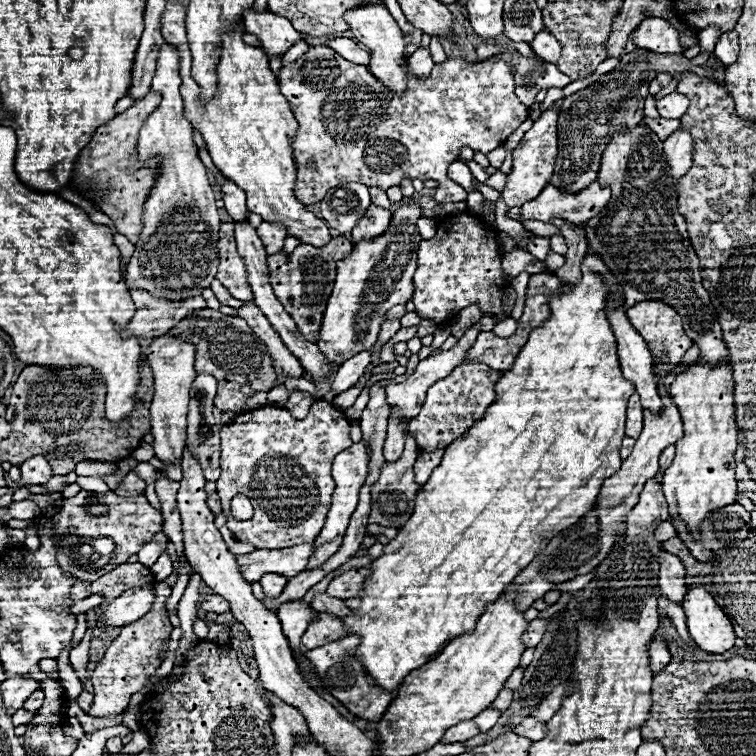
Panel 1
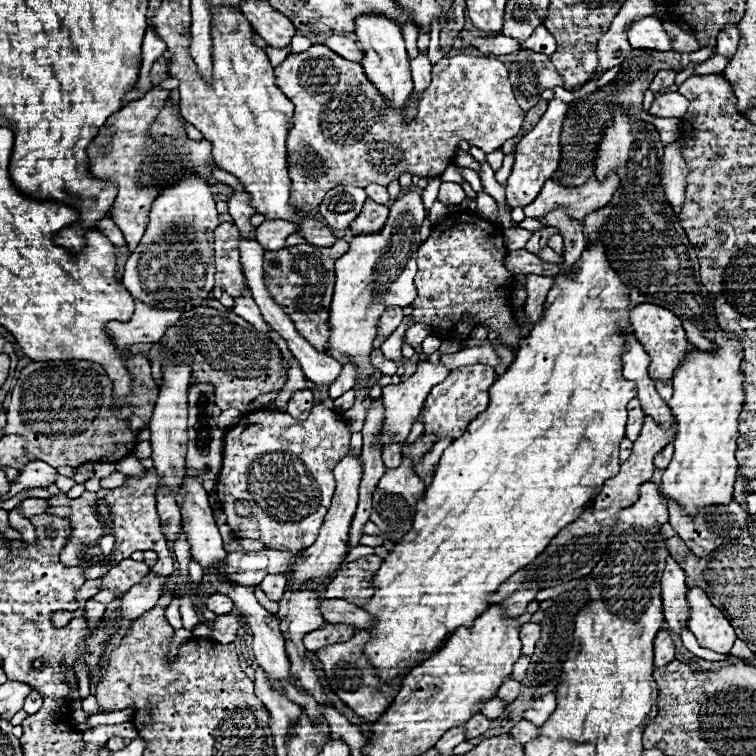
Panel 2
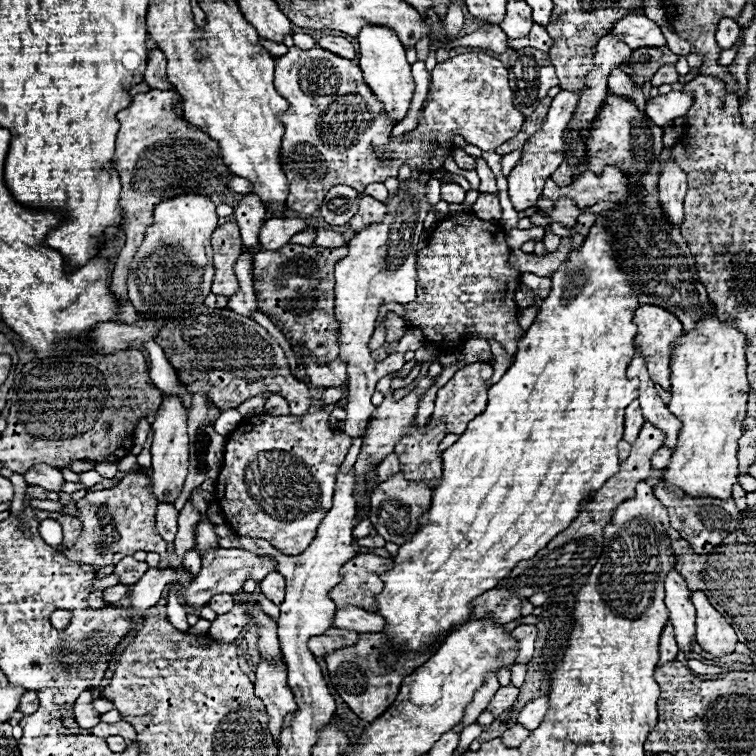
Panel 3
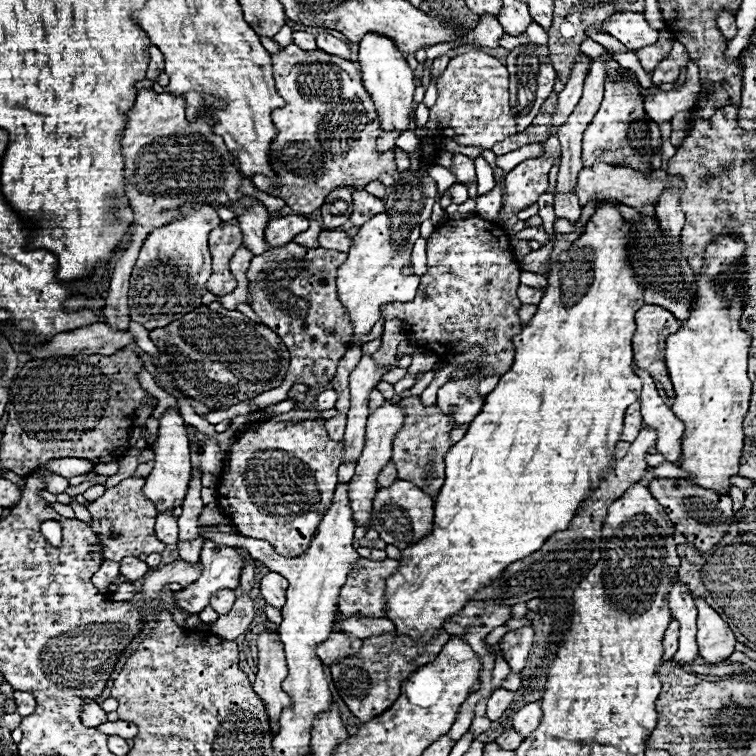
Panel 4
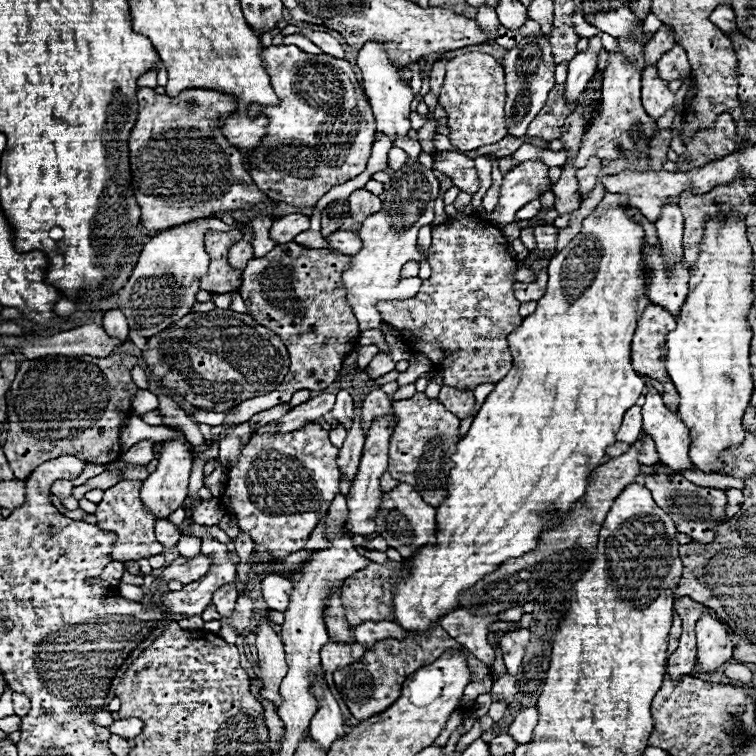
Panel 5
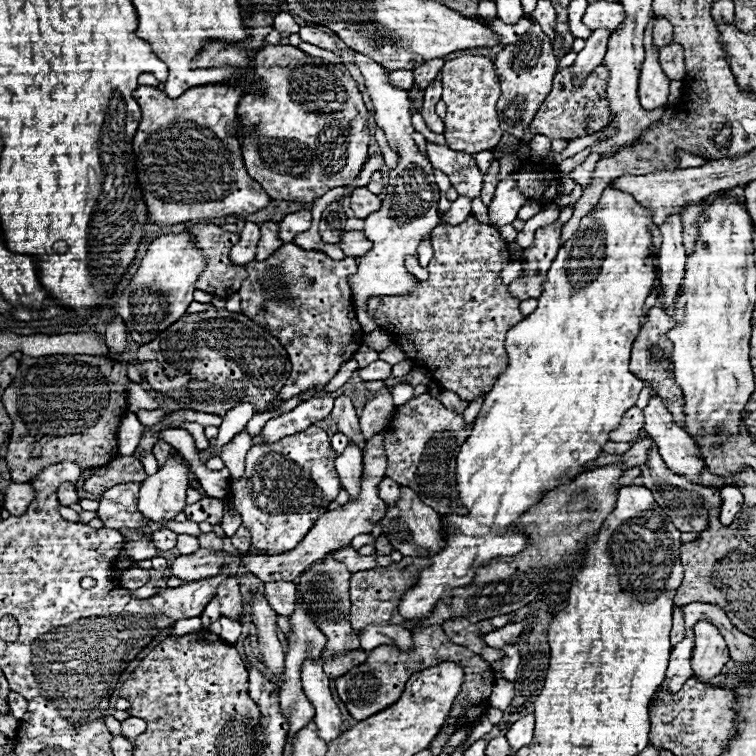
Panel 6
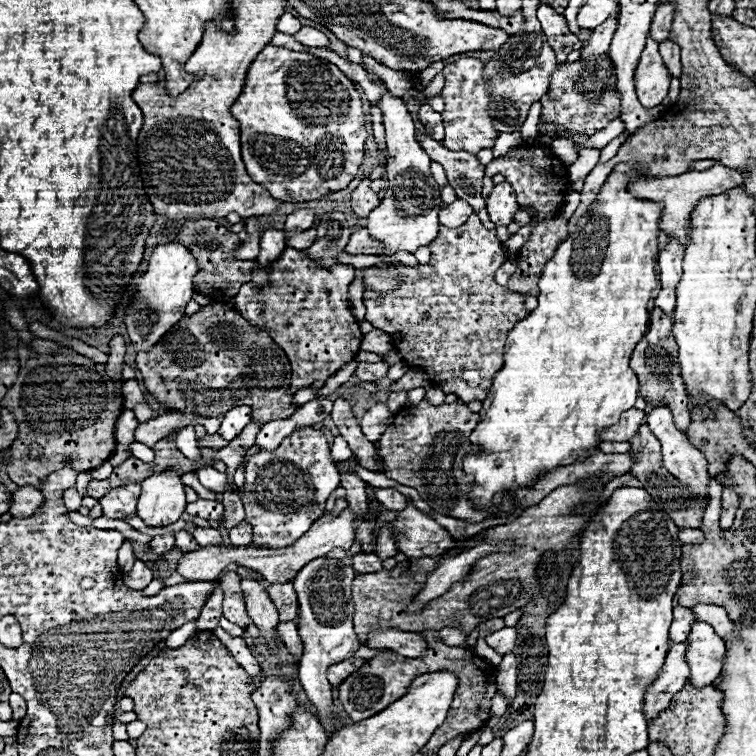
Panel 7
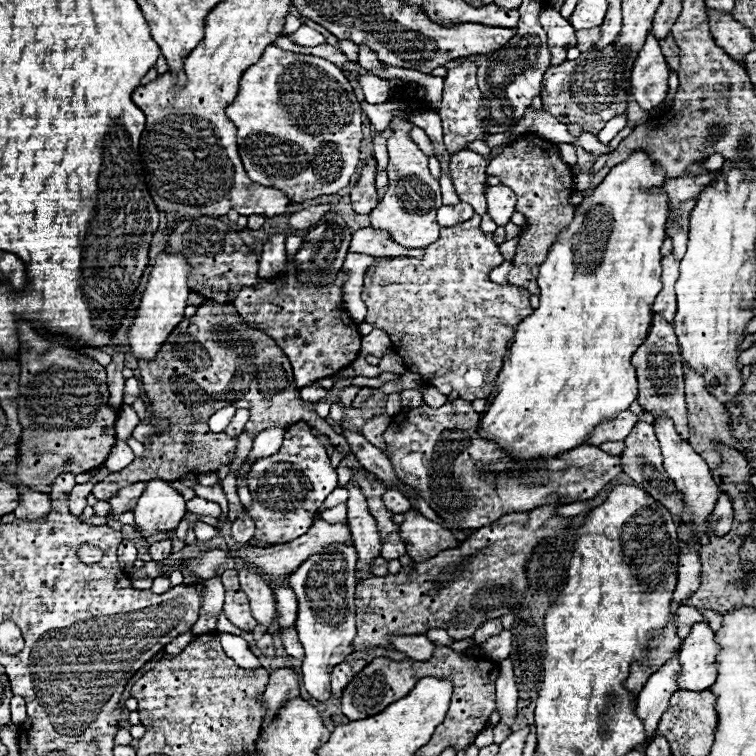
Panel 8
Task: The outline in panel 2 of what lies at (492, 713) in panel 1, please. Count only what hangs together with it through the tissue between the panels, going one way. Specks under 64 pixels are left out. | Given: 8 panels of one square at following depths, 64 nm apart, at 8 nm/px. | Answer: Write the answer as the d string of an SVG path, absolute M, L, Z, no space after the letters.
M476 714L476 716L472 716L466 724L464 724L464 732L466 732L466 740L470 740L470 738L476 738L476 736L480 736L480 734L484 734L486 730L490 728L490 722L482 716L482 714Z

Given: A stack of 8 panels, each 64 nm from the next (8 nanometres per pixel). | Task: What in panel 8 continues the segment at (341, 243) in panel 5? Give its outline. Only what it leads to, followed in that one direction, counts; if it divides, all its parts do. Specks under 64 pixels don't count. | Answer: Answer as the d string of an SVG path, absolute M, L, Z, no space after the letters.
M360 228L352 234L350 252L368 254L368 256L408 256L408 258L422 258L422 248L402 248L398 246L386 230L374 230L374 228Z

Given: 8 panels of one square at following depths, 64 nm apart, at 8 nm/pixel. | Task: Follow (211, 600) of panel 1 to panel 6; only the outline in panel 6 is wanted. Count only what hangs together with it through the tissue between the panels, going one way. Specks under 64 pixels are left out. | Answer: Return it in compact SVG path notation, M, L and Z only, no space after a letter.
M230 576L228 580L224 580L218 586L218 594L220 598L220 608L222 608L222 616L230 618L230 620L240 620L242 614L242 594L240 594L240 586L236 576Z

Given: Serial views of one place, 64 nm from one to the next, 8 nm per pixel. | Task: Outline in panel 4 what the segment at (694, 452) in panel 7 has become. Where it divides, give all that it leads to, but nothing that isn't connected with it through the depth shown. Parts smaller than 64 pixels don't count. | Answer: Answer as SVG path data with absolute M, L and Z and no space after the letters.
M636 368L636 374L642 378L644 388L642 388L642 418L646 428L656 430L656 450L672 464L678 464L682 458L682 436L686 426L682 420L674 416L670 406L664 404L664 400L658 396L658 390L654 386L654 380L648 376L646 370Z

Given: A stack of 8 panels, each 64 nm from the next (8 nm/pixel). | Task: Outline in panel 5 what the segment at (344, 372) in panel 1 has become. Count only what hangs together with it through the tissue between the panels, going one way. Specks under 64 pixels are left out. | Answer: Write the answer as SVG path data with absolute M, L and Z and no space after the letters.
M320 394L316 398L310 398L308 402L292 408L286 416L282 416L274 424L272 432L286 434L286 432L294 432L298 428L304 428L310 422L316 422L318 418L322 418L324 414L328 414L334 408L334 400L336 400L334 394Z

